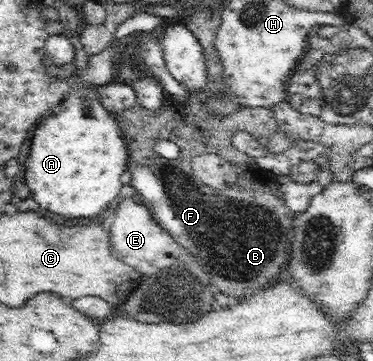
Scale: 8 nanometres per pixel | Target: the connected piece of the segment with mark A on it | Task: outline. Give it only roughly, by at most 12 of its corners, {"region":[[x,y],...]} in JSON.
{"region":[[78,81],[31,138],[42,208],[96,216],[128,150],[96,85]]}

